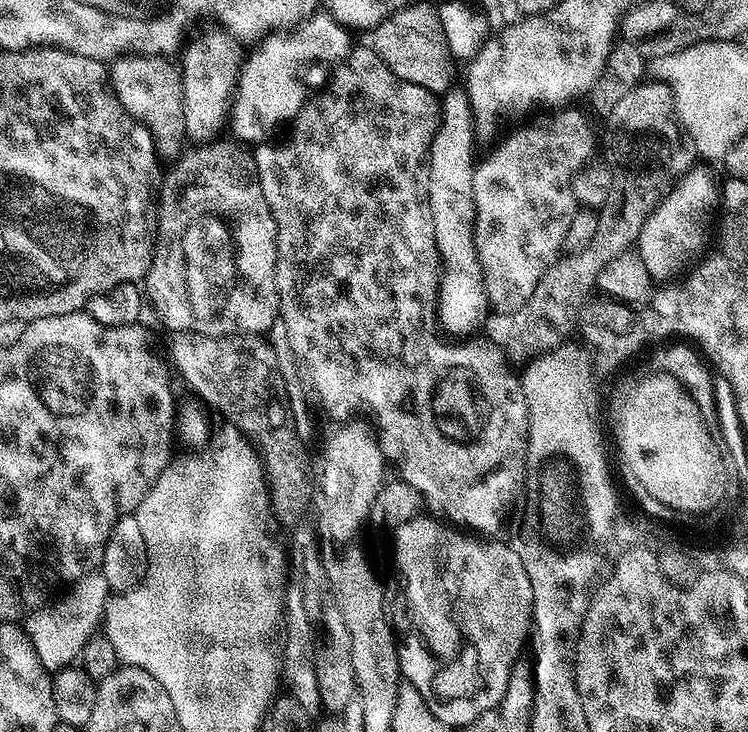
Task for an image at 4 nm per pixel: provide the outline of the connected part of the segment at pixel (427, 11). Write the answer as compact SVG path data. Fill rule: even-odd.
M409 2L405 8L390 14L379 26L371 29L370 36L371 48L378 58L382 58L382 62L386 62L386 66L390 66L390 70L394 70L399 80L414 82L414 86L422 86L437 94L443 94L453 87L454 59L435 3Z

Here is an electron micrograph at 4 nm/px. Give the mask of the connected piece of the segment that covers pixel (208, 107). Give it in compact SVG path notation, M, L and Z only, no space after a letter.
M215 31L194 41L192 45L189 43L182 52L184 61L178 64L184 103L184 135L196 146L215 141L223 128L225 131L236 86L240 82L240 70L246 59L245 49L240 49L243 48L241 41L230 32Z

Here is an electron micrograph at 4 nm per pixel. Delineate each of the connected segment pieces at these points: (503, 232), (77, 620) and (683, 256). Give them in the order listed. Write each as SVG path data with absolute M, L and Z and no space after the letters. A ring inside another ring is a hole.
M560 110L555 113L556 118L549 124L548 128L520 128L517 132L512 132L508 137L505 138L504 141L501 142L500 145L497 146L496 149L493 150L492 153L489 154L488 160L484 160L475 165L473 174L472 174L472 194L474 196L474 206L476 207L476 224L474 225L474 242L476 243L476 254L478 256L478 262L482 266L482 270L484 271L484 289L488 292L488 299L491 301L493 305L496 304L504 304L500 306L512 306L515 304L521 304L522 302L526 302L526 298L530 298L530 294L534 294L534 286L538 286L538 278L542 278L542 274L552 265L553 262L557 260L557 258L561 255L564 239L566 238L566 230L570 230L570 222L574 218L574 214L578 210L578 205L576 203L576 199L574 198L574 194L572 193L572 185L574 183L574 177L572 177L572 168L576 168L580 163L583 162L584 159L588 156L588 151L592 148L592 128L588 125L588 120L583 116L580 112L564 112L568 110Z
M89 570L71 585L72 588L61 600L45 602L29 612L22 621L24 633L30 638L42 666L49 670L69 667L79 657L82 646L89 637L97 635L102 624L104 604L110 589L106 578L99 570Z
M691 167L669 189L667 195L660 200L659 205L653 209L647 220L645 220L636 243L636 251L642 258L642 262L645 263L646 270L650 272L653 281L670 280L680 273L683 275L705 255L712 240L710 232L712 230L713 233L716 222L714 214L716 212L717 215L719 206L720 188L718 182L716 184L713 176L704 168Z

